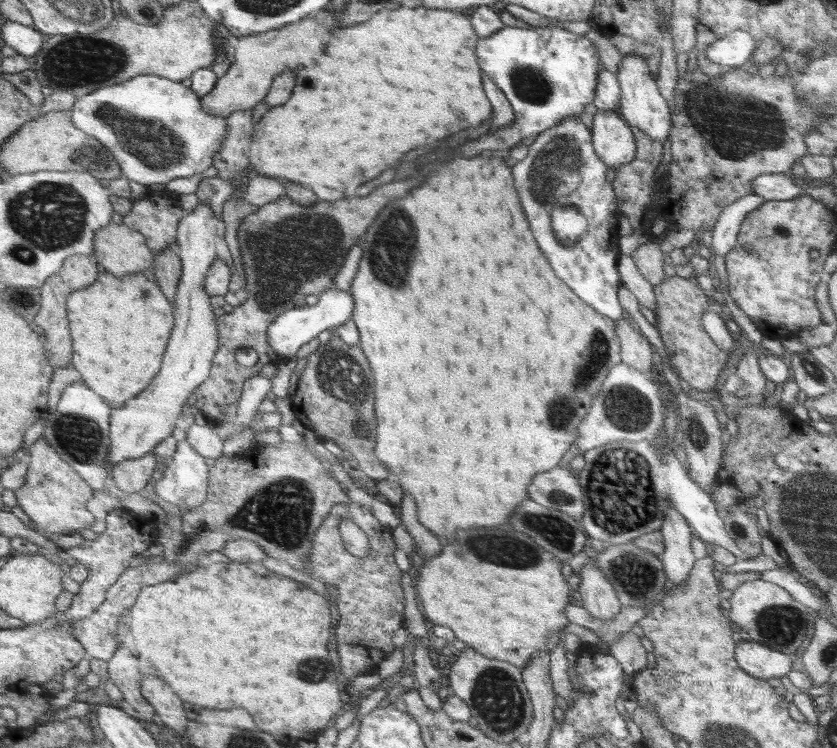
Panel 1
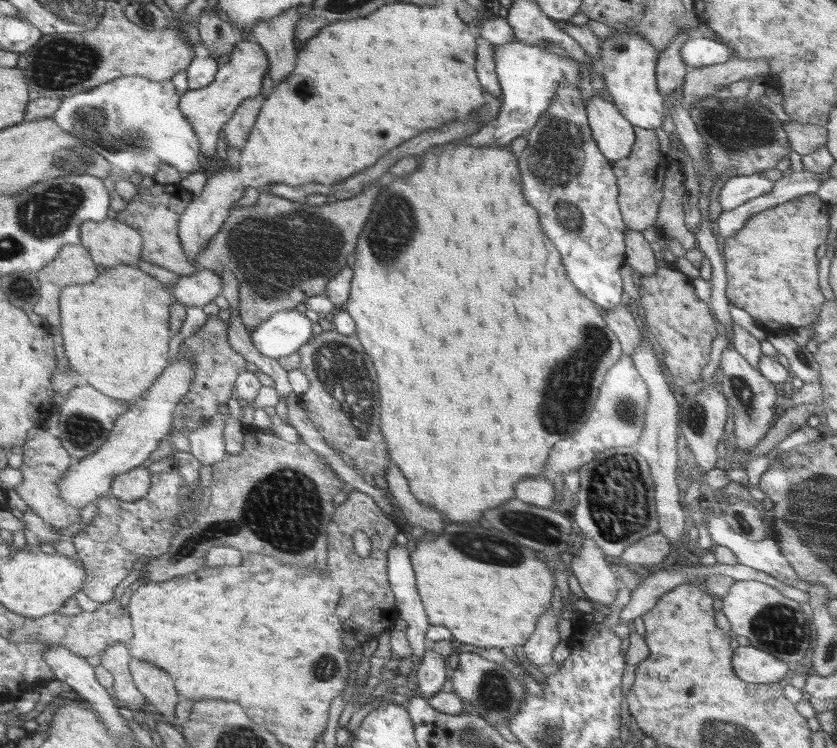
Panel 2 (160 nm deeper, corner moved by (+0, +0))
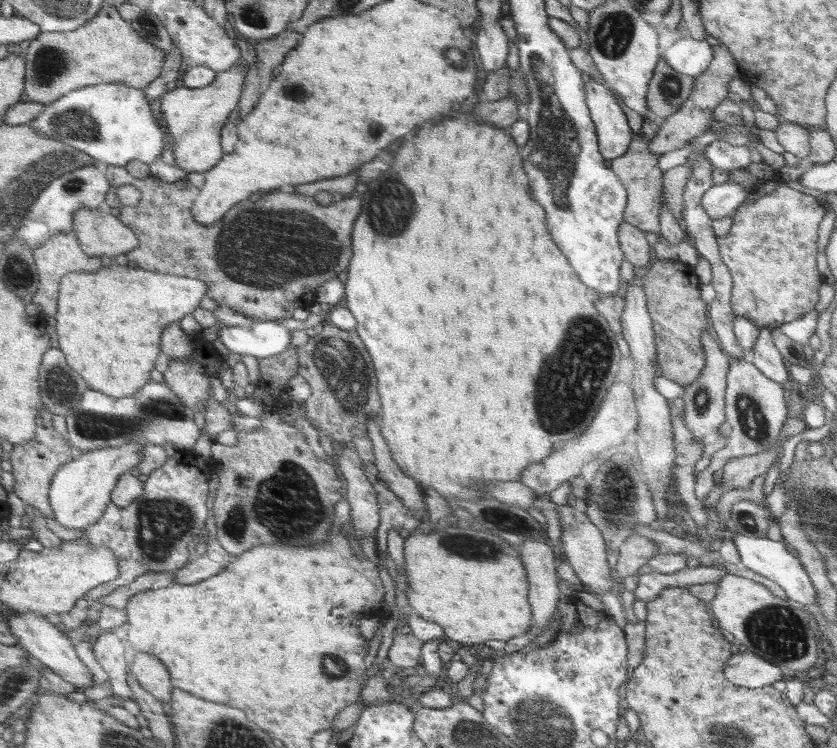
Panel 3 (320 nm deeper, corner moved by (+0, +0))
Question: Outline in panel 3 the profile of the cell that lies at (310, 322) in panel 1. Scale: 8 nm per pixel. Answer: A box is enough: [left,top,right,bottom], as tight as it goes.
[218,320,291,359]

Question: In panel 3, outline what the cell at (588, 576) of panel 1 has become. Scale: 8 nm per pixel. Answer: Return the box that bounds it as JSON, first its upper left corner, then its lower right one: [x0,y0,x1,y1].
[557,505,615,595]

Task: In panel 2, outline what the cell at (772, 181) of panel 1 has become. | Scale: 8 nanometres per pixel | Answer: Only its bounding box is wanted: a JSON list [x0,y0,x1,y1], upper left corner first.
[714,173,774,211]

